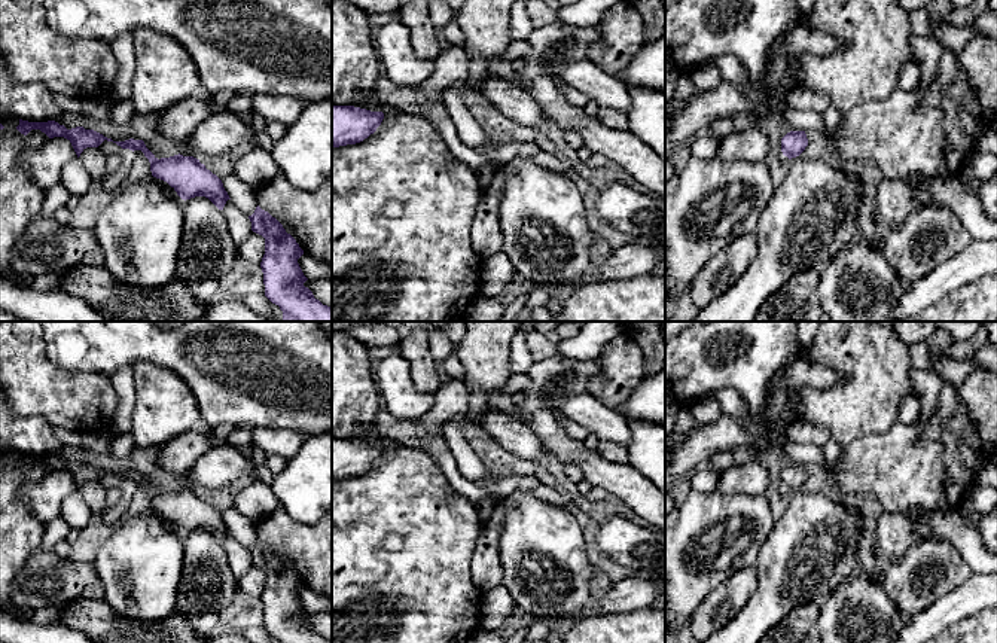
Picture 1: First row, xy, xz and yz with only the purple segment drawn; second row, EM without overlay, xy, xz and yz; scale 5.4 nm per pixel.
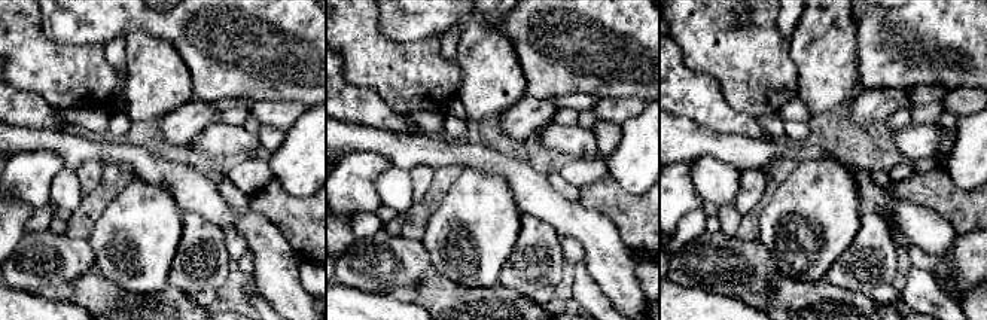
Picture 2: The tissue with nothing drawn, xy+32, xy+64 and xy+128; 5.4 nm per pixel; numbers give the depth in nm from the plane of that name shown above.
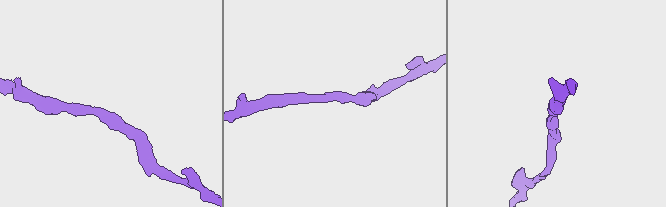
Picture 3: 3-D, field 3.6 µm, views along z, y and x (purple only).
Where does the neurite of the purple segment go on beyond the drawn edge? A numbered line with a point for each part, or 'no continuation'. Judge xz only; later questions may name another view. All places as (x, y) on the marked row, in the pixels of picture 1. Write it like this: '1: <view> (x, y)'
no continuation

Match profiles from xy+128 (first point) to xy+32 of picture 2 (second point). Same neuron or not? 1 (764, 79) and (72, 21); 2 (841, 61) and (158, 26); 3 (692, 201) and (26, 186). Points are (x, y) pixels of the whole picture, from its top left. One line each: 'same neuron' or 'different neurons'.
1: different neurons
2: different neurons
3: same neuron

